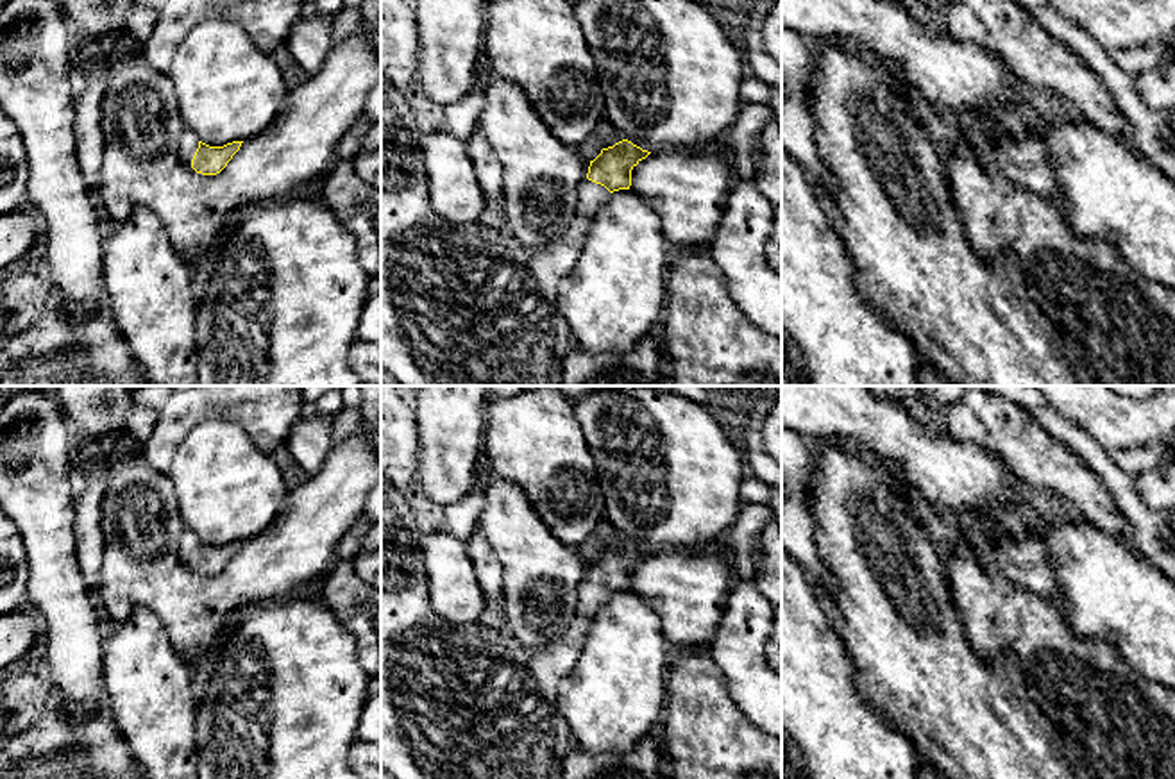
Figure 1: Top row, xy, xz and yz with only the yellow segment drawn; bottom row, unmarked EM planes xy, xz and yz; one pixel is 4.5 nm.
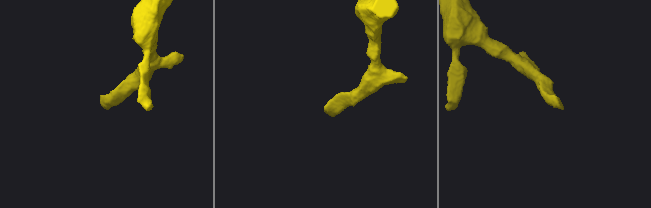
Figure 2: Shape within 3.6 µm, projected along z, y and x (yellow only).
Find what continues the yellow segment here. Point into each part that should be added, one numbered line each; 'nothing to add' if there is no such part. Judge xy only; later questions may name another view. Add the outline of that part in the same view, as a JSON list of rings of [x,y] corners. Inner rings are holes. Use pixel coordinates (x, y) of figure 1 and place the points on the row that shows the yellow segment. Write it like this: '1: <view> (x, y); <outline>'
1: xy (188, 143); [[[184,127],[179,139],[179,155],[181,161],[190,168],[197,148],[199,148],[199,138],[190,129]]]

